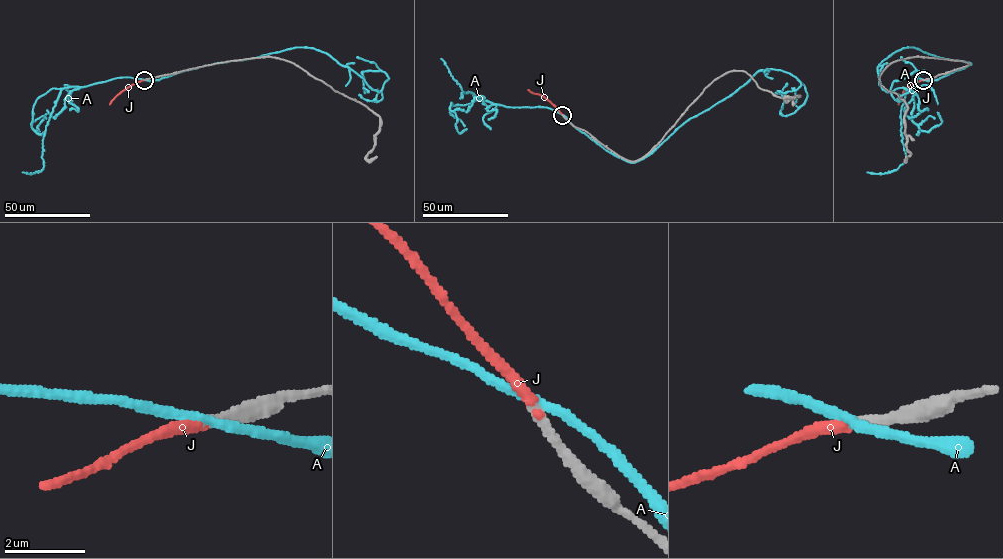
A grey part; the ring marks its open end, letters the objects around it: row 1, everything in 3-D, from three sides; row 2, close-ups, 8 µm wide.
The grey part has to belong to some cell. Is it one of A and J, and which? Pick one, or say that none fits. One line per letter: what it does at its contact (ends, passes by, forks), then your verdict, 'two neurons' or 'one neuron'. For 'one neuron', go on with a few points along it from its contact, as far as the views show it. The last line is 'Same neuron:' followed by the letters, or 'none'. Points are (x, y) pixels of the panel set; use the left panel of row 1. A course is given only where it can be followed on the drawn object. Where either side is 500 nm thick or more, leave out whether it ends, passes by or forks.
A: it passes by; two neurons
J: it ends; one neuron; course (144, 80), (120, 92), (109, 104)
Same neuron: J

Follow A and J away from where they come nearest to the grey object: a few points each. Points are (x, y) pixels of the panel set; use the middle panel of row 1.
A: (562, 115), (634, 162), (759, 71), (780, 70), (804, 86), (806, 100), (793, 113), (781, 113), (787, 83)
J: (562, 115), (541, 95), (528, 90)

